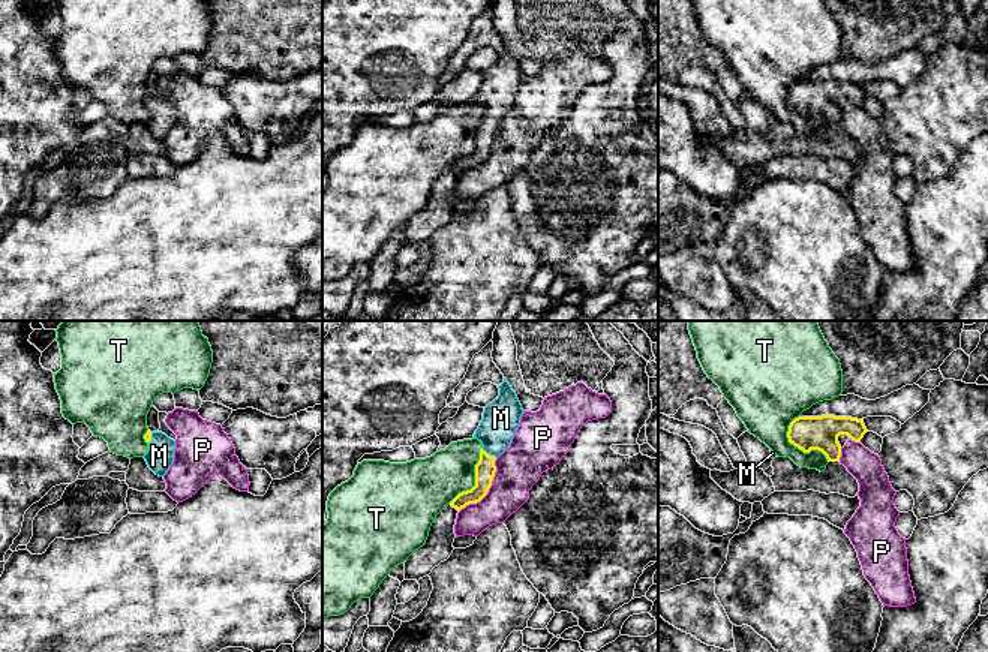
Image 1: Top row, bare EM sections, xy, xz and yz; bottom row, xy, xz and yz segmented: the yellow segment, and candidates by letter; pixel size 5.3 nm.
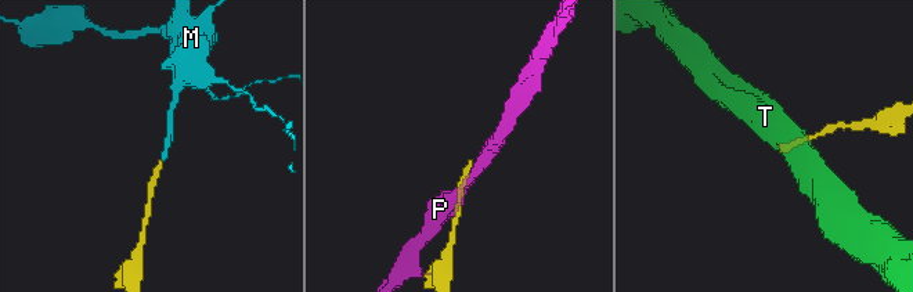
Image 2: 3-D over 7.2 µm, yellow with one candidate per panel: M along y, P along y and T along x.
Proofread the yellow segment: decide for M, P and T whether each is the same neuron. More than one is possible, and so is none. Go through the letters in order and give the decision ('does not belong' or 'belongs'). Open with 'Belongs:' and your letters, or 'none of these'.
Belongs: M
M: belongs
P: does not belong
T: does not belong

